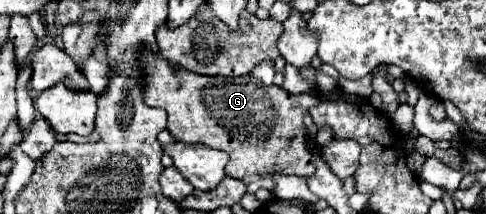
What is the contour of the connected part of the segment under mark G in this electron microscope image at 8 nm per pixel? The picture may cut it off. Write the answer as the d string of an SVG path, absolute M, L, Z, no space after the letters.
M150 48L140 52L140 66L144 70L142 90L148 106L158 106L168 112L168 132L178 142L186 144L204 144L216 150L224 150L230 156L228 176L244 178L246 174L292 174L310 178L316 172L312 154L306 146L306 128L304 114L306 110L318 104L318 98L312 93L290 94L280 86L264 86L254 76L200 76L190 74L188 70L172 68L160 54L154 54Z

